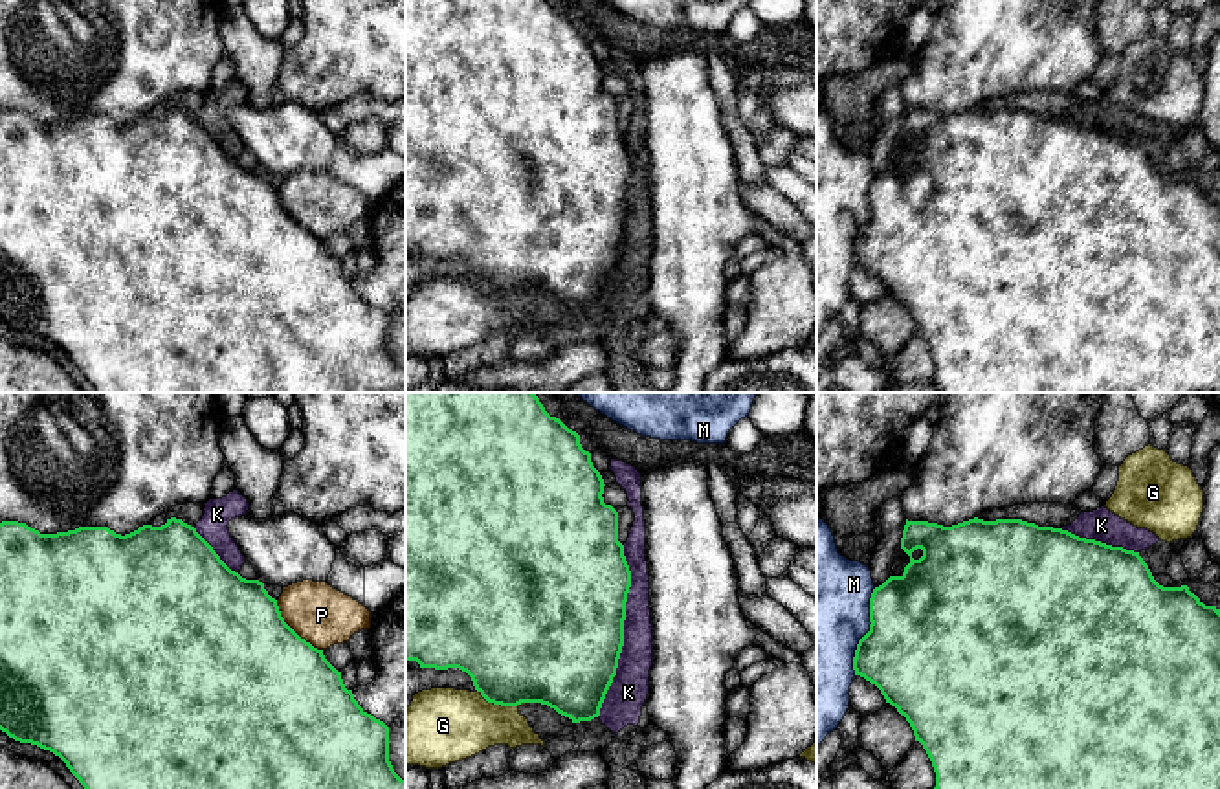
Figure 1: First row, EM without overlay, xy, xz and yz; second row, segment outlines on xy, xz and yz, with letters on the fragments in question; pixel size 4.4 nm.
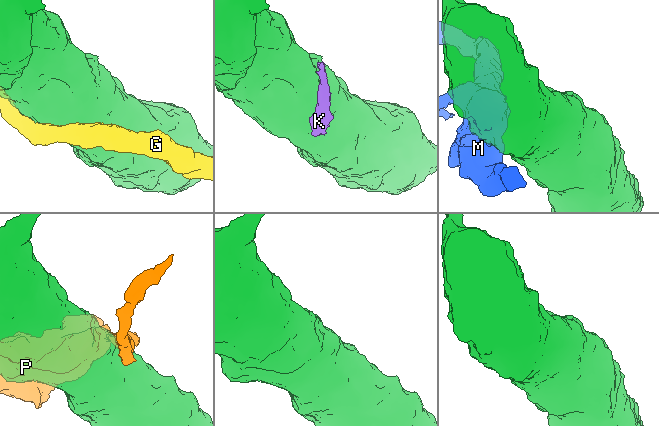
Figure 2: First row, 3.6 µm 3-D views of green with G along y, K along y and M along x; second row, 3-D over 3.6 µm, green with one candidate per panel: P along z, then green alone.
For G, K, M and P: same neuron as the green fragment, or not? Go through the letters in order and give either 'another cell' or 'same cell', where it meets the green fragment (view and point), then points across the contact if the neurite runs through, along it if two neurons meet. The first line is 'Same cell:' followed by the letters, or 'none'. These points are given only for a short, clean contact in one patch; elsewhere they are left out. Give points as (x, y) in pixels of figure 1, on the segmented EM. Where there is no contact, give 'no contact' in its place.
Same cell: none
G: another cell; contact xz (503, 705)
K: another cell; contact xz (622, 632)
M: another cell; contact yz (868, 632)
P: another cell; contact xy (292, 630)

